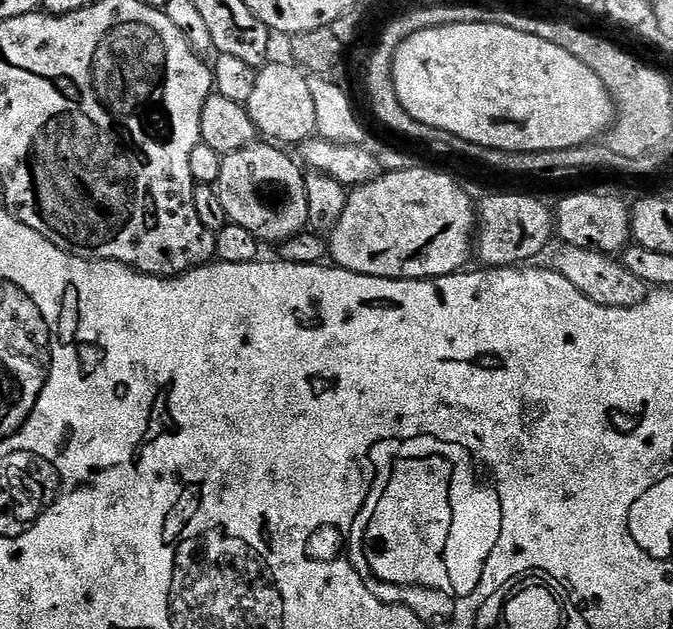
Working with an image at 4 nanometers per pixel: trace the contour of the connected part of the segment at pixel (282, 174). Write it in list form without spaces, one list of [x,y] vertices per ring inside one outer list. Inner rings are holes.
[[[268,142],[247,144],[242,150],[225,156],[215,187],[219,191],[222,207],[231,223],[246,226],[246,230],[250,230],[250,234],[254,234],[257,240],[261,242],[269,240],[272,246],[276,246],[281,240],[288,240],[291,236],[305,231],[309,227],[309,222],[306,210],[305,173],[295,159],[292,161],[286,153],[279,152],[271,146],[276,147]]]

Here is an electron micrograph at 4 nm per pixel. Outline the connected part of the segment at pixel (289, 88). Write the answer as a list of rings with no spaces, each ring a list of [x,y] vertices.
[[[265,63],[257,71],[252,96],[246,107],[248,116],[265,139],[280,140],[296,146],[315,135],[317,114],[311,81],[299,67]]]

